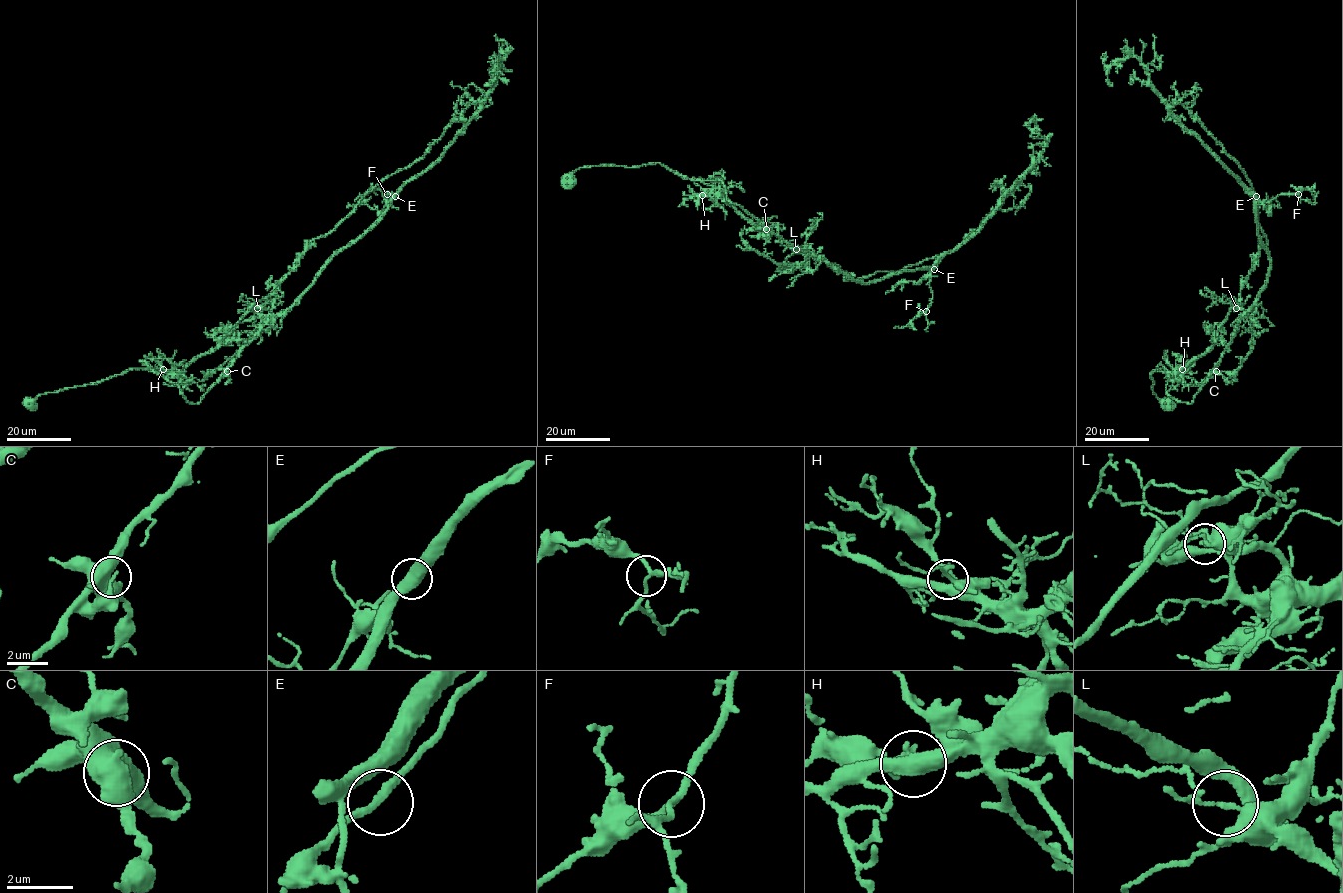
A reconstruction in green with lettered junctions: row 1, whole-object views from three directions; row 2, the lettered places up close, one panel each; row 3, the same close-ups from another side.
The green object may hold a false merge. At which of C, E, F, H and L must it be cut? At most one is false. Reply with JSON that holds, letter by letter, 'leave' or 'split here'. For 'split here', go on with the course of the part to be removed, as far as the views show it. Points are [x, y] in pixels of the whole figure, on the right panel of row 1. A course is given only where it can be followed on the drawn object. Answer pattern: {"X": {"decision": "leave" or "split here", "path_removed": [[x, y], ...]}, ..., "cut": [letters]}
{"C": {"decision": "leave"}, "E": {"decision": "leave"}, "F": {"decision": "leave"}, "H": {"decision": "leave"}, "L": {"decision": "split here", "path_removed": [[1237, 308], [1233, 303], [1242, 284], [1267, 244], [1259, 224], [1259, 198], [1236, 162], [1187, 108]]}, "cut": ["L"]}

